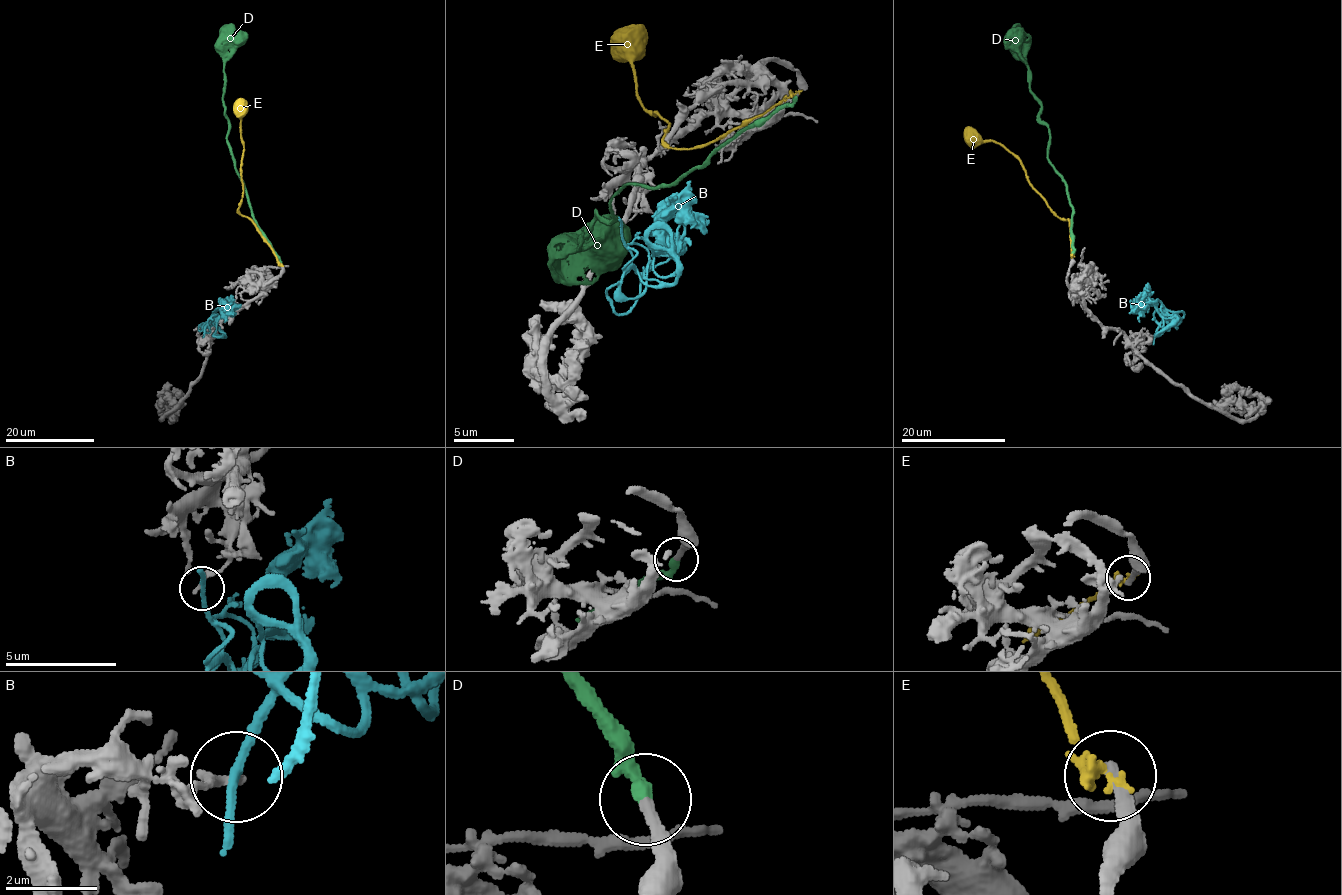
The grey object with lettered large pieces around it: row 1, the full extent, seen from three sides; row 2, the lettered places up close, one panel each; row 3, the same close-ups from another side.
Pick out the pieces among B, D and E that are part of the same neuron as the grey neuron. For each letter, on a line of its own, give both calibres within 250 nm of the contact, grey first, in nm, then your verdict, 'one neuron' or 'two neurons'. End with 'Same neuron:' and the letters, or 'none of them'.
B: 240 nm thick on the grey side, 170 nm on the other; two neurons
D: 240 nm thick on the grey side, 320 nm on the other; one neuron
E: 280 nm thick on the grey side, 280 nm on the other; two neurons
Same neuron: D

